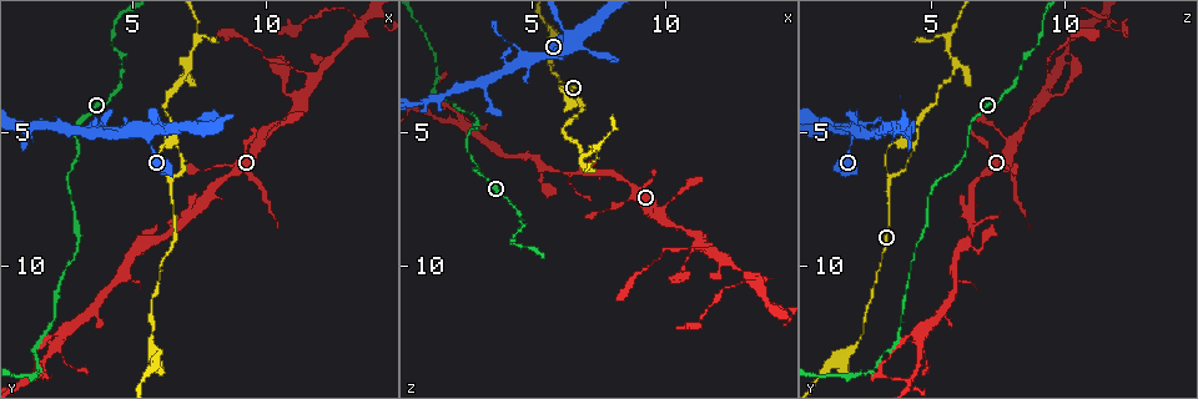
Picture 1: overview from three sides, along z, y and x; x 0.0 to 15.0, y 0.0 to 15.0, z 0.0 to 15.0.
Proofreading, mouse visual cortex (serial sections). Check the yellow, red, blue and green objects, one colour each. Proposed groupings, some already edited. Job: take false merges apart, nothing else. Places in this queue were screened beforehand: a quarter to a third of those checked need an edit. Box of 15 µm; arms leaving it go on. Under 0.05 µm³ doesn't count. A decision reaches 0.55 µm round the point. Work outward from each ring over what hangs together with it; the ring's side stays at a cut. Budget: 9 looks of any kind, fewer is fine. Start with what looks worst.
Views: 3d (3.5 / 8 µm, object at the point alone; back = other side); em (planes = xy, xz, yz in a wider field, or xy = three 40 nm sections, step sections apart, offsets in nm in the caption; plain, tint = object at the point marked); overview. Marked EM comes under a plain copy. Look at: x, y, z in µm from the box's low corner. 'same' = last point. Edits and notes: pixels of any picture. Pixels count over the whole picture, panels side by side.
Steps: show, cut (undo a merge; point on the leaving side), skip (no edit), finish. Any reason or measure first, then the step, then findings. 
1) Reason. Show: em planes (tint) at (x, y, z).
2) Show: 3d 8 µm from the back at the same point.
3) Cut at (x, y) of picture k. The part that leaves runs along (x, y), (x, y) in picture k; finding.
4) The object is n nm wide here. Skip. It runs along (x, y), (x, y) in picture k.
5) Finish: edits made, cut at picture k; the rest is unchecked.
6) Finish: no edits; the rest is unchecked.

Thick turns thin. Show: 3d 3.5 µm at (6.2, 8.8, 6.5).

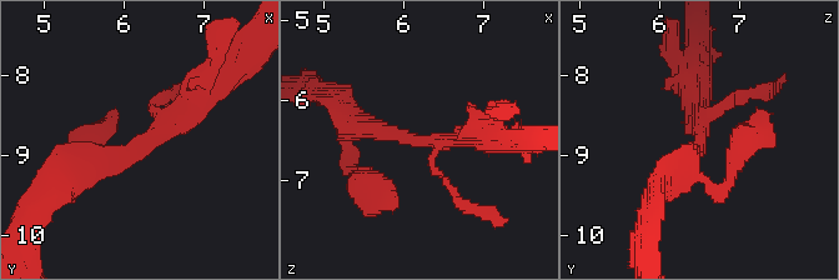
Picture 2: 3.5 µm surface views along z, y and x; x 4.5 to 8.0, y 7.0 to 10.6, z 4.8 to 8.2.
Show: em xy step 2 (tint) at (6.20, 8.85, 6.50).

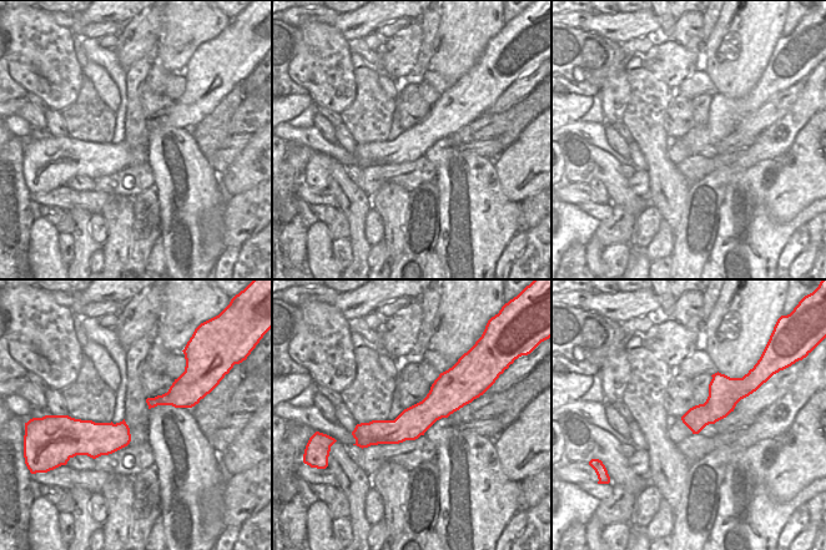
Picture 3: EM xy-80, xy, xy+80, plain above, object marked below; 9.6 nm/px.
Skip. It runs along (462, 399), (396, 432), (359, 432) in picture 3; continuous, no second cell.

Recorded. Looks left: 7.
A narrow waist. Show: 3d 3.5 µm from the back at (11.0, 2.4, 9.4).

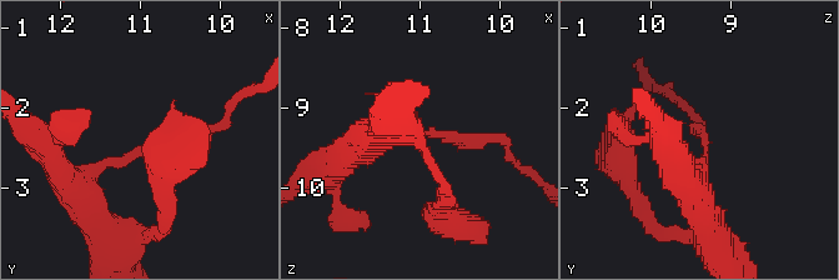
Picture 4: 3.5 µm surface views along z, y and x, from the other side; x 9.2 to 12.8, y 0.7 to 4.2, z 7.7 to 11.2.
The arms are 150, 250 nm wide; now the EM. Show: em xy step 3 (tint) at (10.95, 2.45, 9.35).

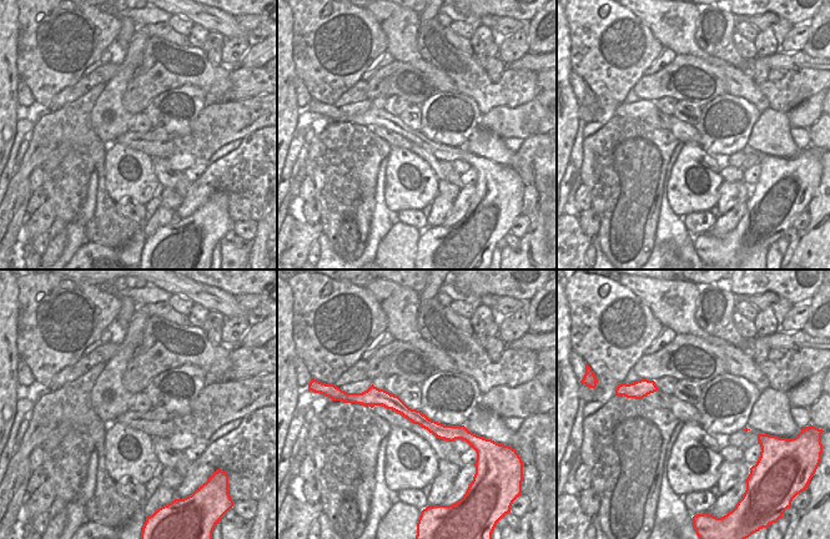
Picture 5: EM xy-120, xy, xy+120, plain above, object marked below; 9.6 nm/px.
Skip. It runs along (80, 191), (107, 160), (222, 123) in picture 4; one cell here.

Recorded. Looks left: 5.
Branch point. Show: 3d 3.5 µm at (5.0, 4.8, 2.2).

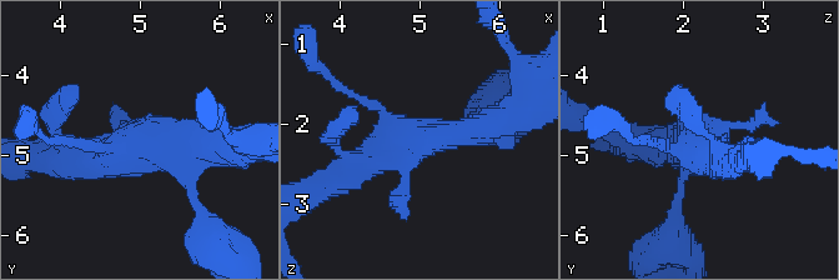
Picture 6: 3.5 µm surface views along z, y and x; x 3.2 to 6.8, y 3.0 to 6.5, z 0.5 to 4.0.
Show: em xy step 1 (tint) at (5.05, 4.95, 2.15).

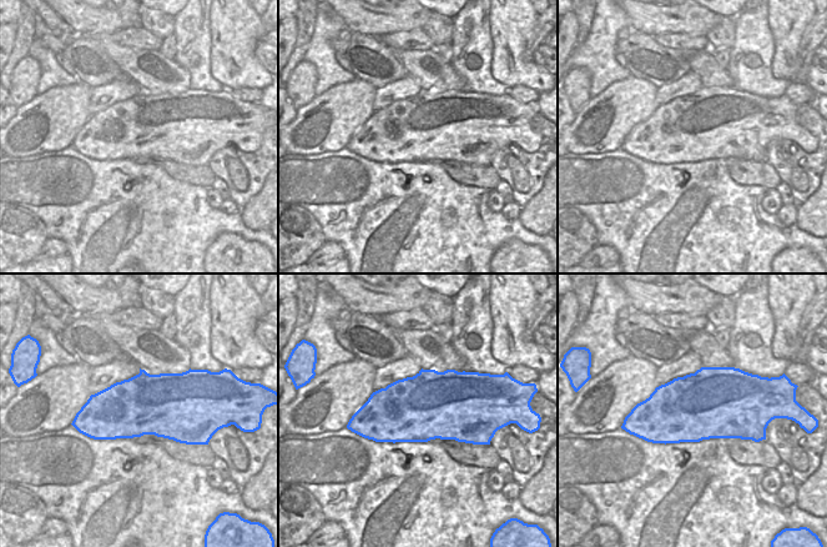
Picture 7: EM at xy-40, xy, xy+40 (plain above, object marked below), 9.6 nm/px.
Skip. It runs along (466, 121), (332, 176) in picture 6; all the same cell.

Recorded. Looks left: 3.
A fork. Show: 3d 3.5 µm at (6.5, 6.9, 3.4).

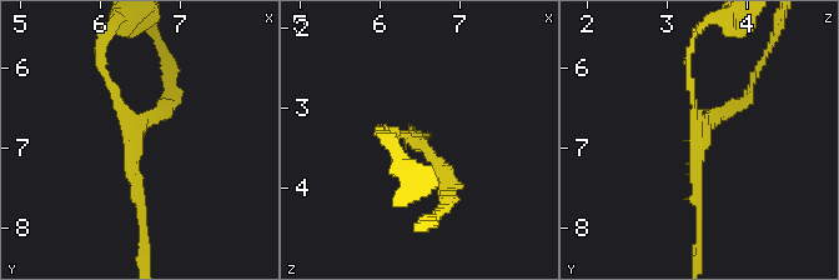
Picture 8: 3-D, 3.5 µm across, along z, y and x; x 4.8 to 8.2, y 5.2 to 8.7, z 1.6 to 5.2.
Show: em xy step 1 (tint) at (6.50, 6.85, 3.45).

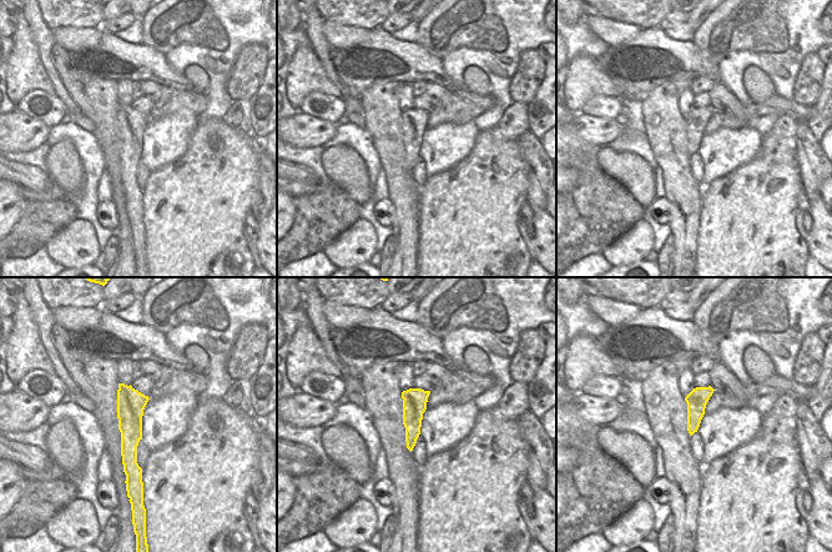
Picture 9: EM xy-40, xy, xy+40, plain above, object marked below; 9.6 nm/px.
The object is 240 nm wide here. Skip. It runs along (121, 386), (130, 401), (130, 471) in picture 9; continuous, no second cell.

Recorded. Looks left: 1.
Finish: no edits; the rest is unchecked.

